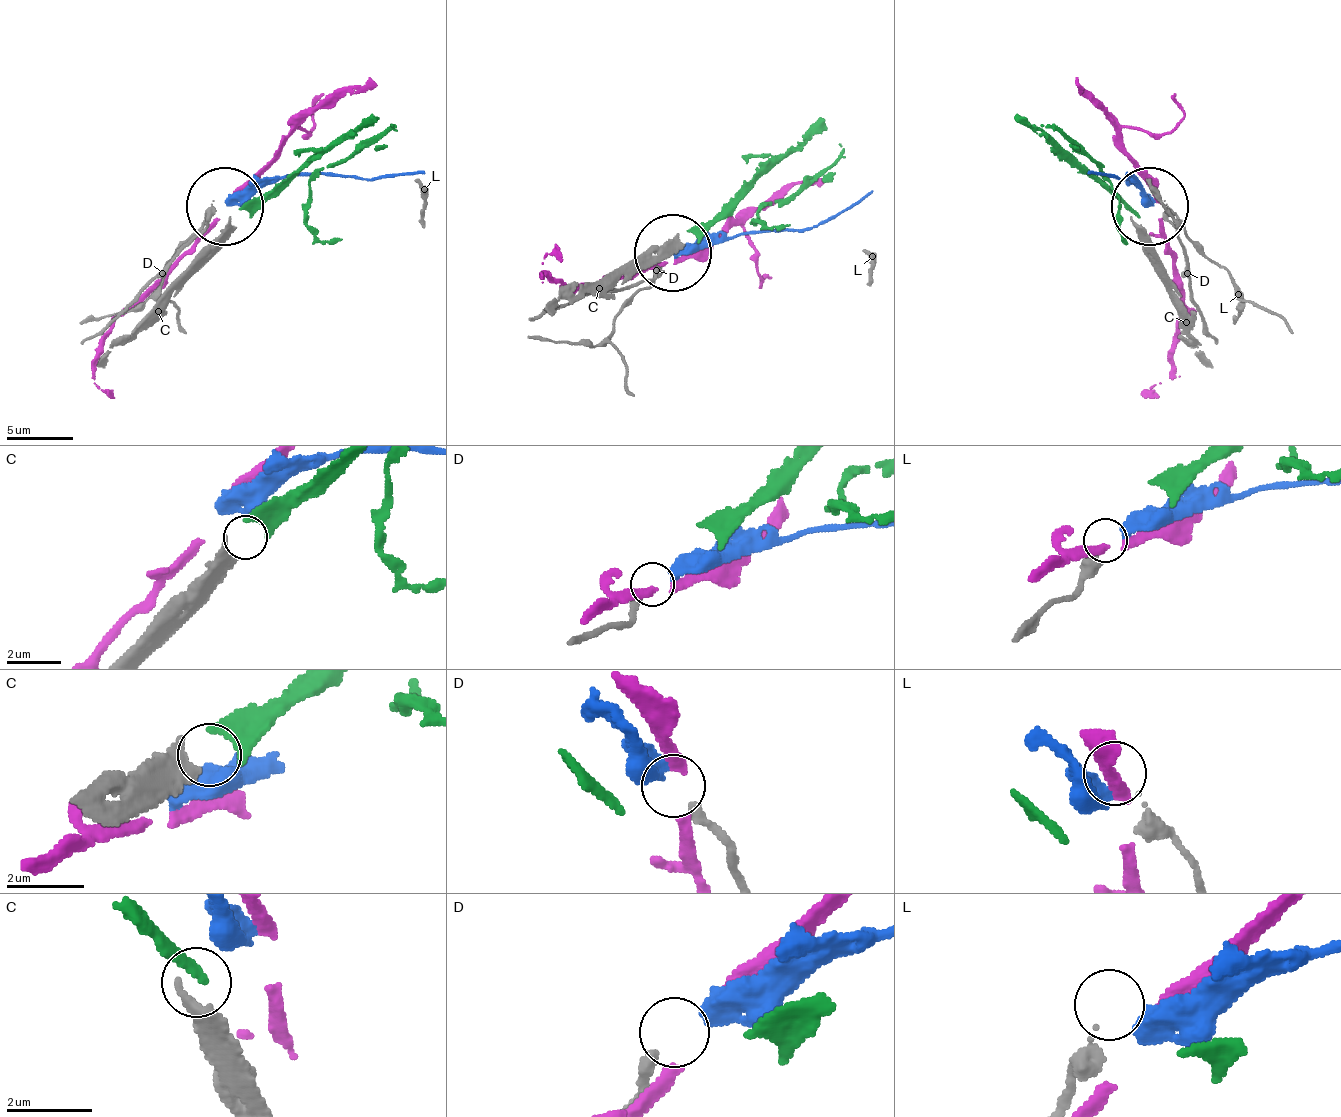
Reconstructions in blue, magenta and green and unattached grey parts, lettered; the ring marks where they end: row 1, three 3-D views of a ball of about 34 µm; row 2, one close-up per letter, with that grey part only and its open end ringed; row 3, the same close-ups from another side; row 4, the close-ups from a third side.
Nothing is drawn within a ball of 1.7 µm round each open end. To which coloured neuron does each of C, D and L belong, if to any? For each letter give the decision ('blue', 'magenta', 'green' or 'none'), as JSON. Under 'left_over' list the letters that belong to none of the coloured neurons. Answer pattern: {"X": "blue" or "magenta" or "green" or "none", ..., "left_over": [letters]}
{"C": "green", "D": "blue", "L": "none", "left_over": ["L"]}

